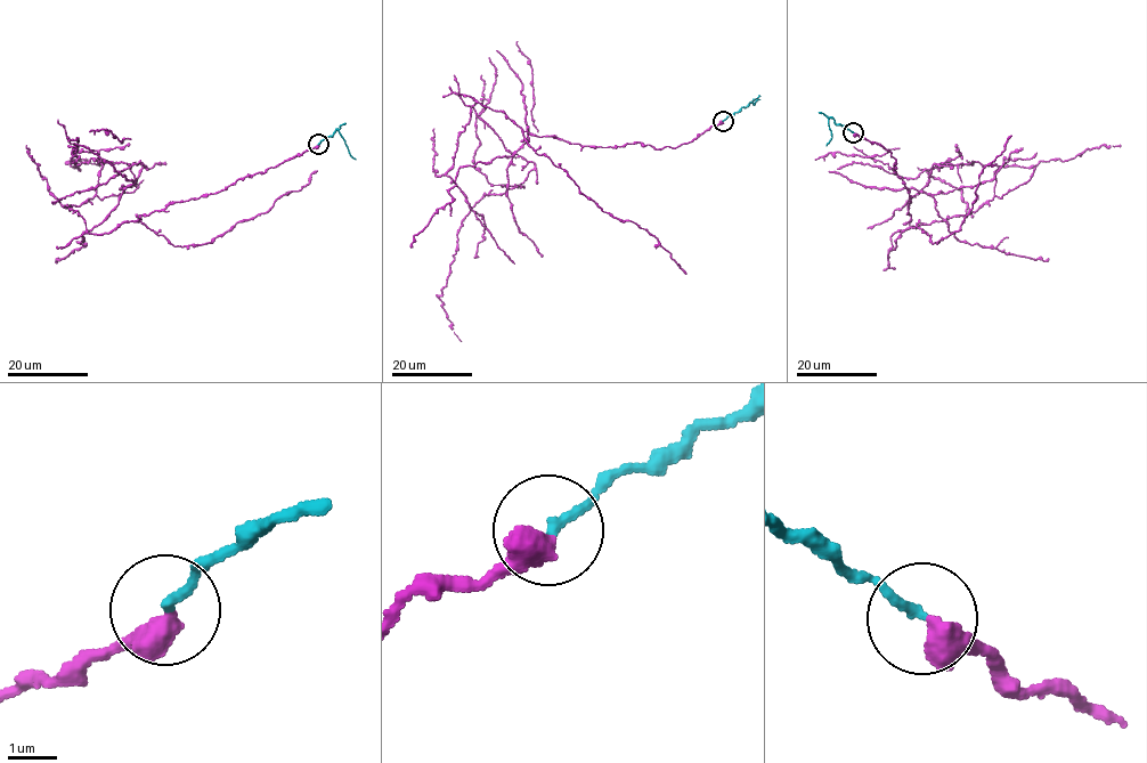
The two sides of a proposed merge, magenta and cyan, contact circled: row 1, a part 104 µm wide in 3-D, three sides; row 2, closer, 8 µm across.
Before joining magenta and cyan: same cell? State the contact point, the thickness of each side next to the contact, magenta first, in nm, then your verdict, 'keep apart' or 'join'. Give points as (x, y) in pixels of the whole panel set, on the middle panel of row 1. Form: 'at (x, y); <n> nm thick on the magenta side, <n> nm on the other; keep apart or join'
at (723, 121); 500 nm thick on the magenta side, 180 nm on the other; join

